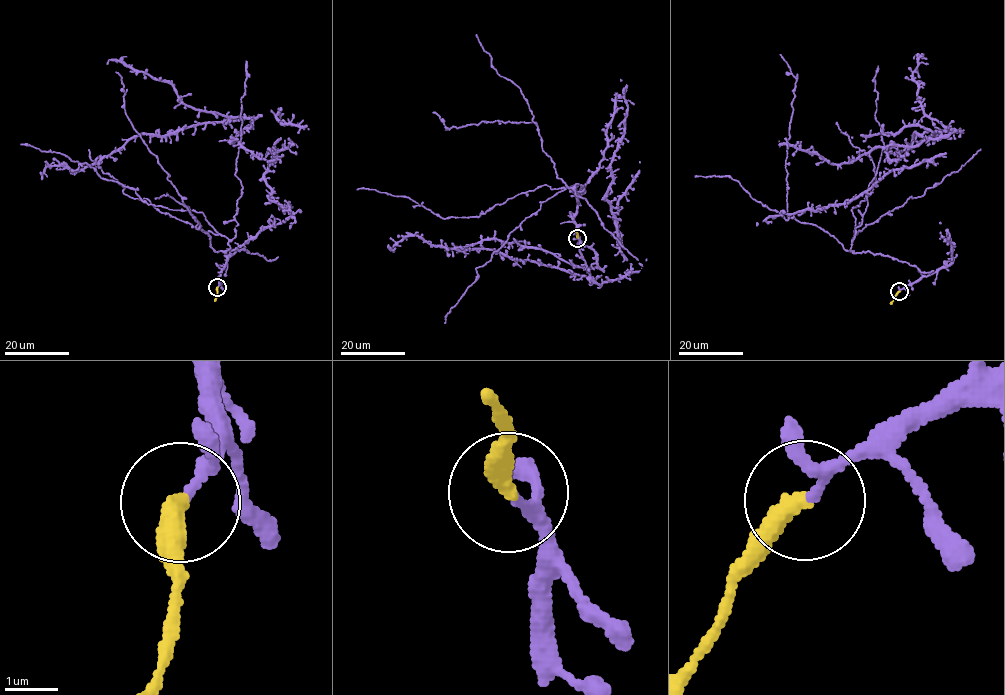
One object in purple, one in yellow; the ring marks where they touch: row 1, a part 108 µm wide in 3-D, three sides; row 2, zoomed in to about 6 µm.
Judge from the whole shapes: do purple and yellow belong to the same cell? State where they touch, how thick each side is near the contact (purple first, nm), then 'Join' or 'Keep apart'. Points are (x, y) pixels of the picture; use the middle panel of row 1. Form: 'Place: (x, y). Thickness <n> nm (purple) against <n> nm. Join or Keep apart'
Place: (577, 238). Thickness 150 nm (purple) against 380 nm. Join

